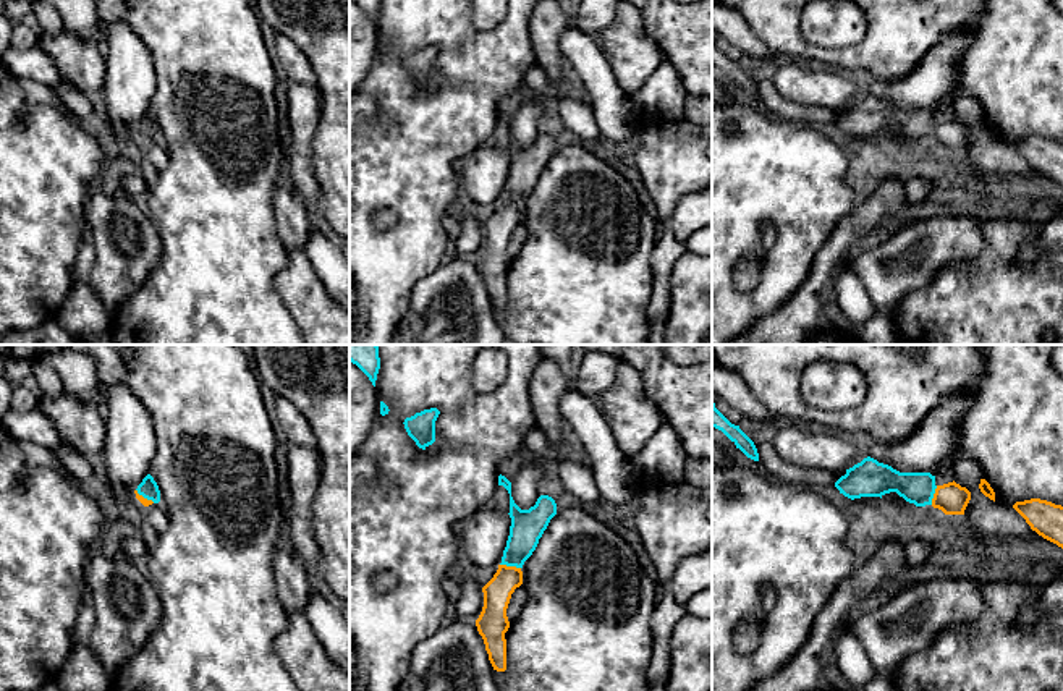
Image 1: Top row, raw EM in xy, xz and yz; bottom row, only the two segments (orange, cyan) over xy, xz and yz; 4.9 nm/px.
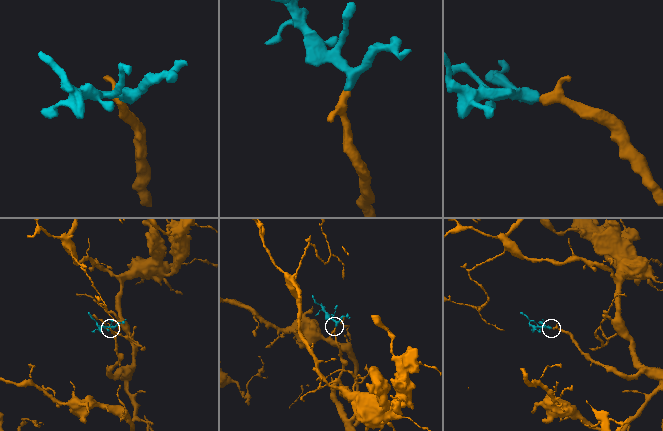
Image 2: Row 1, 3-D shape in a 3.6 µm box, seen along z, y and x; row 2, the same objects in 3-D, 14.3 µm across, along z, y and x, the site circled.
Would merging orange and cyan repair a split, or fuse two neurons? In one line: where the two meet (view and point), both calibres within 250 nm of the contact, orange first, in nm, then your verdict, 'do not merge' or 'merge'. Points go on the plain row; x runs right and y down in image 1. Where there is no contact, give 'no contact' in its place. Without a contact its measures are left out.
xz (510, 204) | 140/160 nm | merge

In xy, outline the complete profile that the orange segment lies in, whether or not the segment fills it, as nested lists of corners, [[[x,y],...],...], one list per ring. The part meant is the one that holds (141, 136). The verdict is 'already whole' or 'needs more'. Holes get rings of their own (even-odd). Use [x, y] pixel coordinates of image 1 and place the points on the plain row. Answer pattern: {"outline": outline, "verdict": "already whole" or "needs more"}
{"outline": [[[147,112],[142,120],[138,123],[138,126],[134,128],[136,136],[144,142],[149,144],[152,141],[159,141],[160,139],[160,128],[157,120],[154,118],[154,115],[150,112]]], "verdict": "needs more"}

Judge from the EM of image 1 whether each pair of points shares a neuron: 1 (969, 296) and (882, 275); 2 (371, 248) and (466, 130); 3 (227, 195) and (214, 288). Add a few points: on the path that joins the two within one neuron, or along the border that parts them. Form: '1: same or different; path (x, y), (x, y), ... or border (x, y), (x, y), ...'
1: different; border (957, 264), (913, 290), (897, 311)
2: same; path (403, 228), (419, 212), (419, 177), (434, 162)
3: same; path (219, 217), (217, 266)

